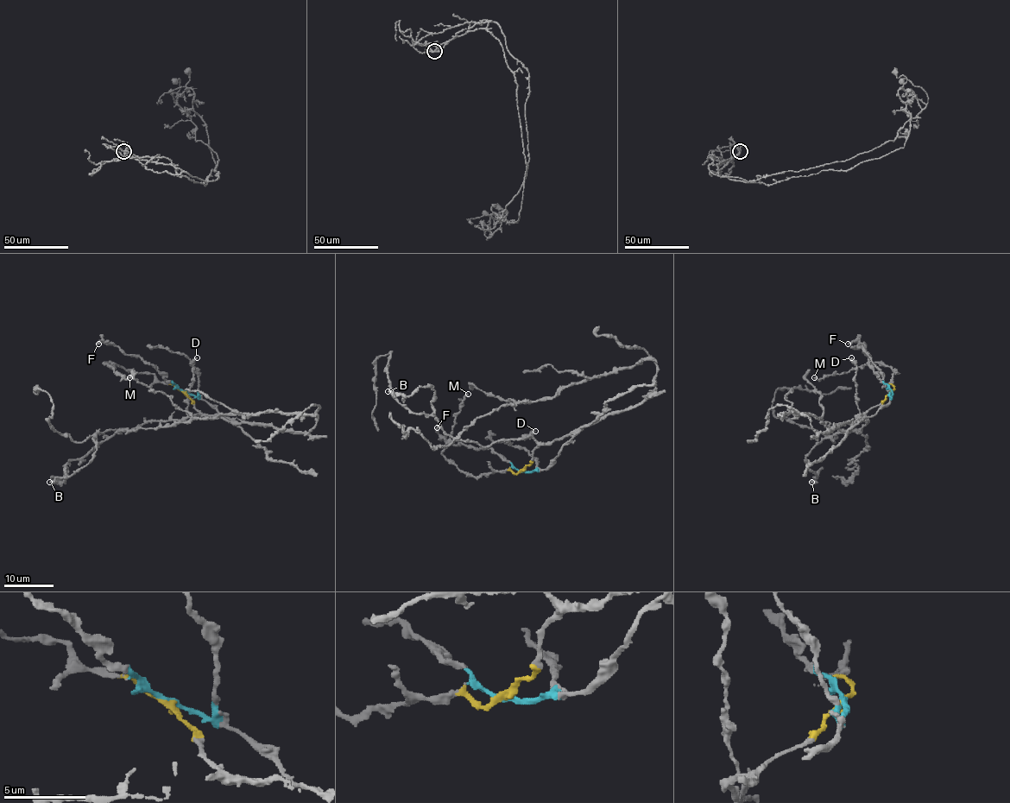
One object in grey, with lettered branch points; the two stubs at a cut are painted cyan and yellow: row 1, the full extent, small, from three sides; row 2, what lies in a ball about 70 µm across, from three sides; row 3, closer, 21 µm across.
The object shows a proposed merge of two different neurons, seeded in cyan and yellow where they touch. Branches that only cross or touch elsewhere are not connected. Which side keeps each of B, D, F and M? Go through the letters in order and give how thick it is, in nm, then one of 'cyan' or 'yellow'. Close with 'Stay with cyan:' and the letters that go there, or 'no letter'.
B: 480 nm | yellow
D: 440 nm | yellow
F: 400 nm | cyan
M: 320 nm | yellow
Stay with cyan: F

